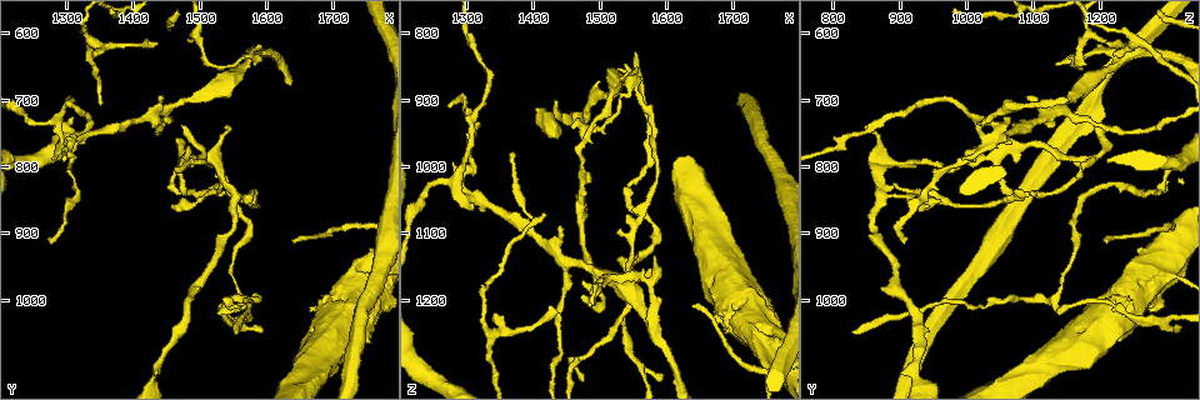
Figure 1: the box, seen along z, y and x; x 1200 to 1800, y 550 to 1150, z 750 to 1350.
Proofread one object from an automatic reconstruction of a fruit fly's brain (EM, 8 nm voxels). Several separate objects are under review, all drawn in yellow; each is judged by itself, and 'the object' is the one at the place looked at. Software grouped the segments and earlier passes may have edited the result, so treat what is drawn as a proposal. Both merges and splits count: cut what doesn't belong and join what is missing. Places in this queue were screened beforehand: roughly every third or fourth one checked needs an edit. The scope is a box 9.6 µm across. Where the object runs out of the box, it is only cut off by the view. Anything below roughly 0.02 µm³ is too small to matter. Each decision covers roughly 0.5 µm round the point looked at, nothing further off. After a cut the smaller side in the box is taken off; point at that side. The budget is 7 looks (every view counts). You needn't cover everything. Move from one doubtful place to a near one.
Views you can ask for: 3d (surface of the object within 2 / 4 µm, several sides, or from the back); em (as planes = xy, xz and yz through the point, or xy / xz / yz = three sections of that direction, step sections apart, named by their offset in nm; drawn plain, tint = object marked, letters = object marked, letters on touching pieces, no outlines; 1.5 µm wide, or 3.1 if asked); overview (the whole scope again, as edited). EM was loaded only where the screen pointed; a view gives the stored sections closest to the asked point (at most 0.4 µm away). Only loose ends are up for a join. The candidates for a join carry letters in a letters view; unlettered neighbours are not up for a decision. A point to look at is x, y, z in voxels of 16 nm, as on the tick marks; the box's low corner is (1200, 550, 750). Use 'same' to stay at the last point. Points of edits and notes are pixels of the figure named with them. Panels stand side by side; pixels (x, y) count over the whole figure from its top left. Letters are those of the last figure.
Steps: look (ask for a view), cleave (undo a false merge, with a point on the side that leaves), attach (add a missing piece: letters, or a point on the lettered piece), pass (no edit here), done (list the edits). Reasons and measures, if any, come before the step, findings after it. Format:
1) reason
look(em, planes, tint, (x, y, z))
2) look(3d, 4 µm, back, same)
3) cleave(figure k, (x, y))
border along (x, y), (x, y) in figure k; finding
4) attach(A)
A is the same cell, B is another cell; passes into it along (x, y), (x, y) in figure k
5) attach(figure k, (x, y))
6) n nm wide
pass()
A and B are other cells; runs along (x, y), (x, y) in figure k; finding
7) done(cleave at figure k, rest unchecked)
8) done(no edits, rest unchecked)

sharp bend
look(3d, 2 µm, (1260, 735, 1025))

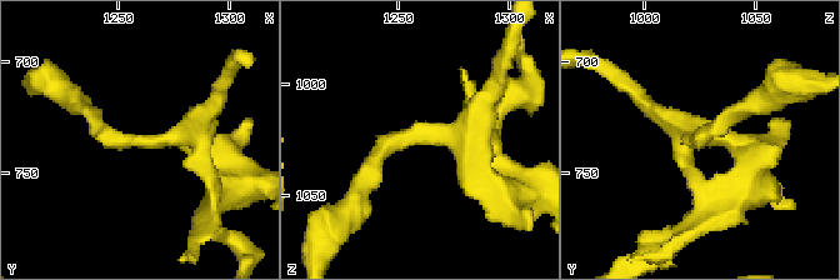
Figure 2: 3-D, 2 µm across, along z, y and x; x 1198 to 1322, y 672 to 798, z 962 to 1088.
3 arms; shape alone is not enough
look(em, planes, letters, (1261, 734, 1022))

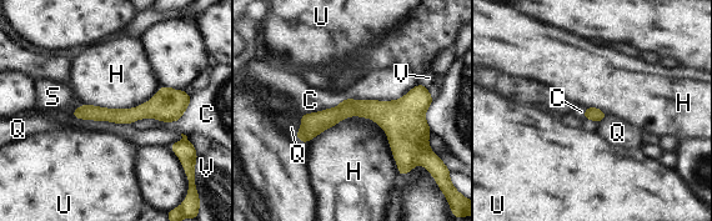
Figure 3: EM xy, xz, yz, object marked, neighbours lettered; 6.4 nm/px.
pass()
C, H, Q, S, U and V are other cells; border along (311, 139), (367, 116), (400, 176) in figure 3; all the same neuron

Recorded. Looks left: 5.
thin end
look(em, xy, step 8, tint, (1340, 630, 1220))

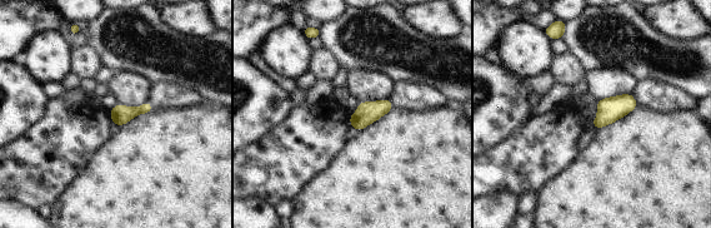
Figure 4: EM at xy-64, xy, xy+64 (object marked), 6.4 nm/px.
look(em, planes, letters, same)

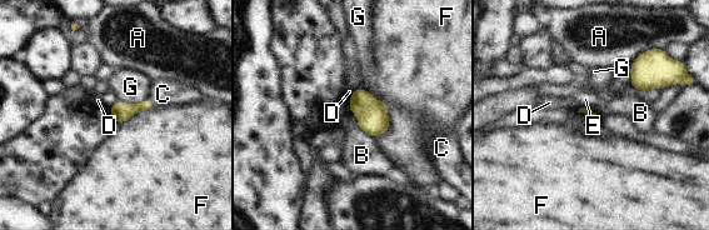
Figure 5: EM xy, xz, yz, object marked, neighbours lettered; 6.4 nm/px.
pass()
A, B, C, D, E, F and G are other cells; border along (580, 108), (577, 111) in figure 5; none of them fits

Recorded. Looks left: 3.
sharp bend
look(em, xy, step 8, tint, (1550, 845, 870))

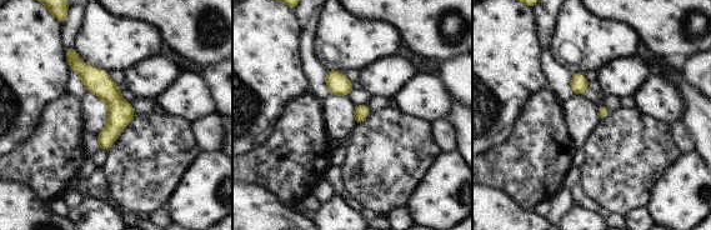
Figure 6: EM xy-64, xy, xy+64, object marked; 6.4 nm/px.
another direction
look(em, yz, step 4, letters, same)

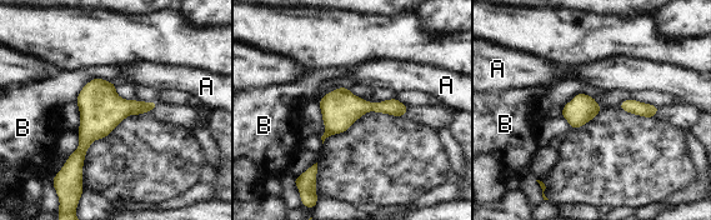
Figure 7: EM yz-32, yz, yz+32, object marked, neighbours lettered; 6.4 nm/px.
pass()
A and B are other cells; border along (114, 81), (91, 79), (74, 101) in figure 7; all the same neuron

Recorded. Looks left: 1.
done(no edits, rest unchecked)

